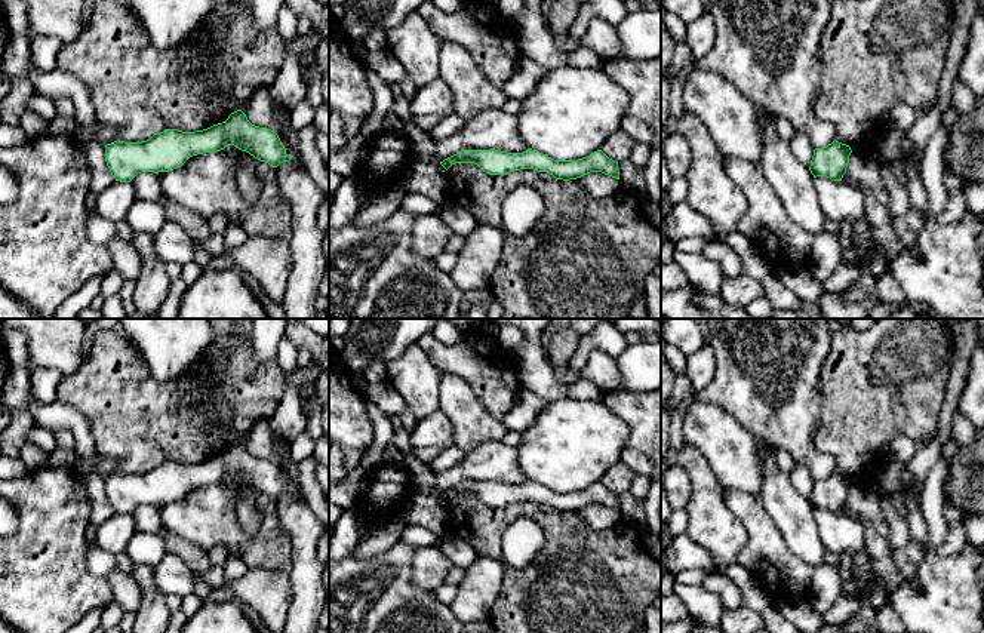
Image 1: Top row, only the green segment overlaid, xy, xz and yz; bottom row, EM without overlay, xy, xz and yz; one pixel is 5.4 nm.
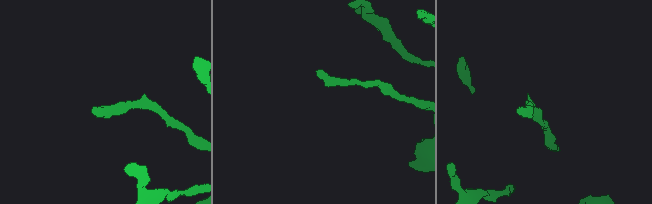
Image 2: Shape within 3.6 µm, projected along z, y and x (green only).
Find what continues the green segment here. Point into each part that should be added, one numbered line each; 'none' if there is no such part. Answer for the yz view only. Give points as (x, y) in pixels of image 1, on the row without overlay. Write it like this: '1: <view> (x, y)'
none

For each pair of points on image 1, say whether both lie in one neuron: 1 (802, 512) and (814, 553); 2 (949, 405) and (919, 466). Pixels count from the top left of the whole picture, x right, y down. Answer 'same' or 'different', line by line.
1: same
2: same

